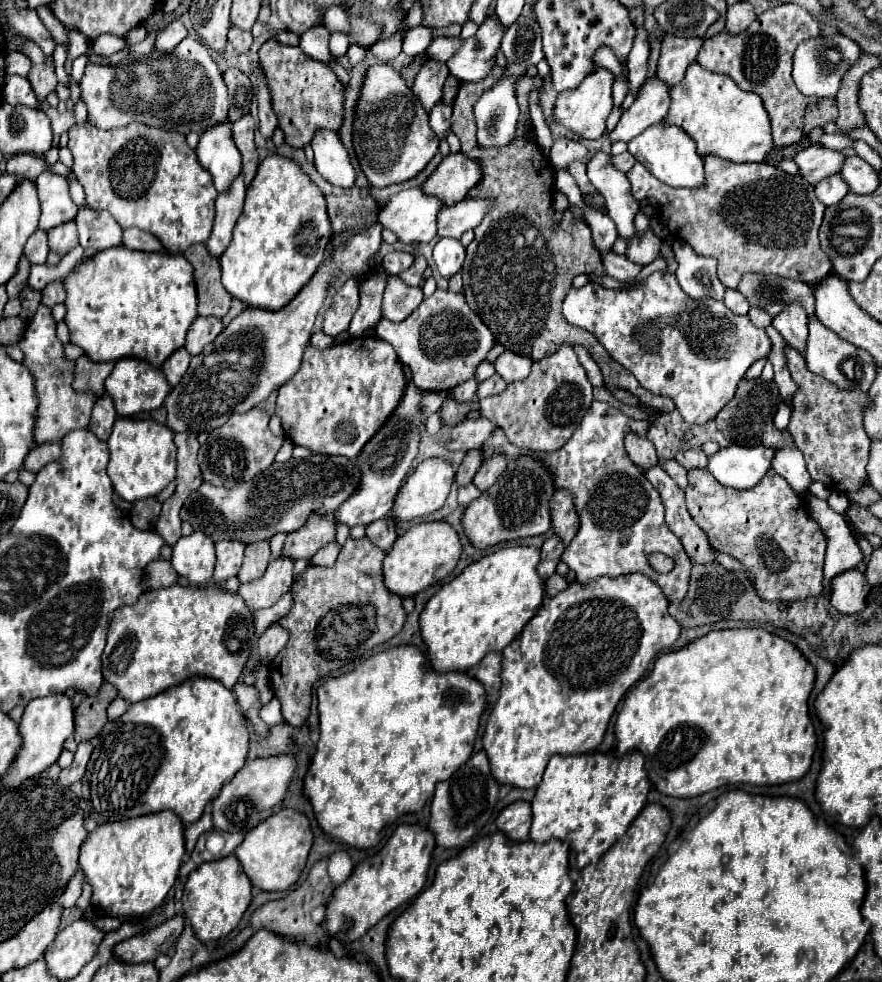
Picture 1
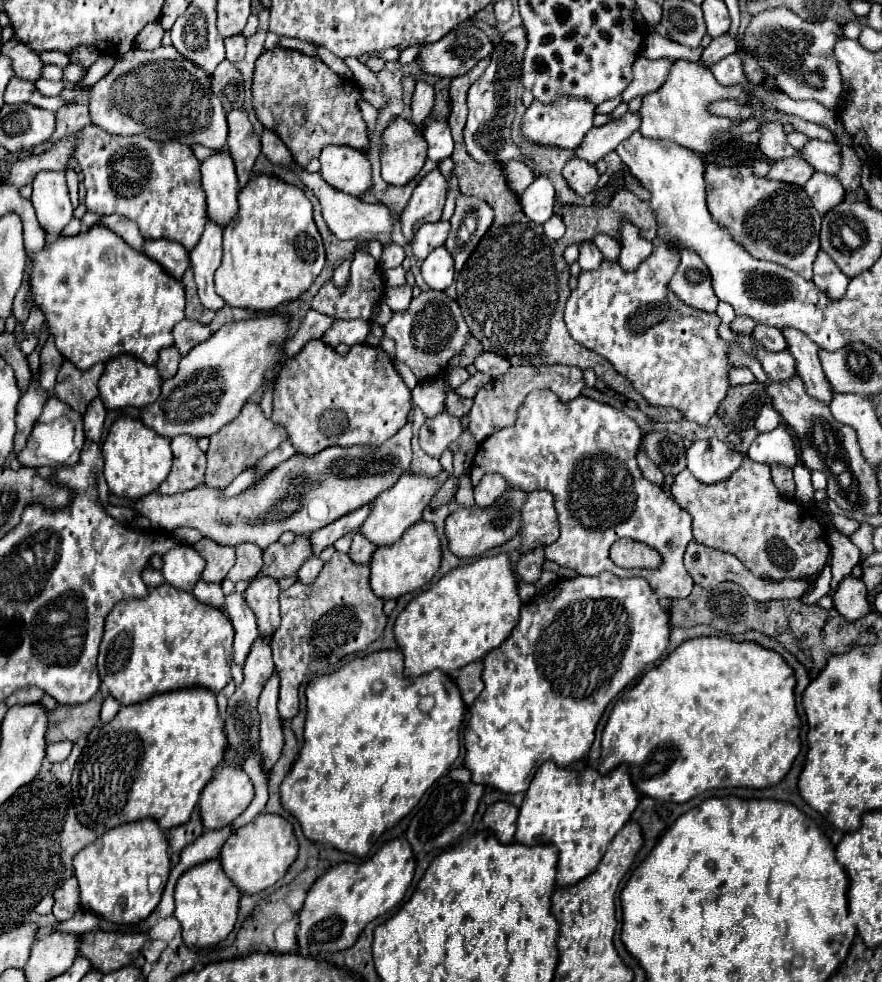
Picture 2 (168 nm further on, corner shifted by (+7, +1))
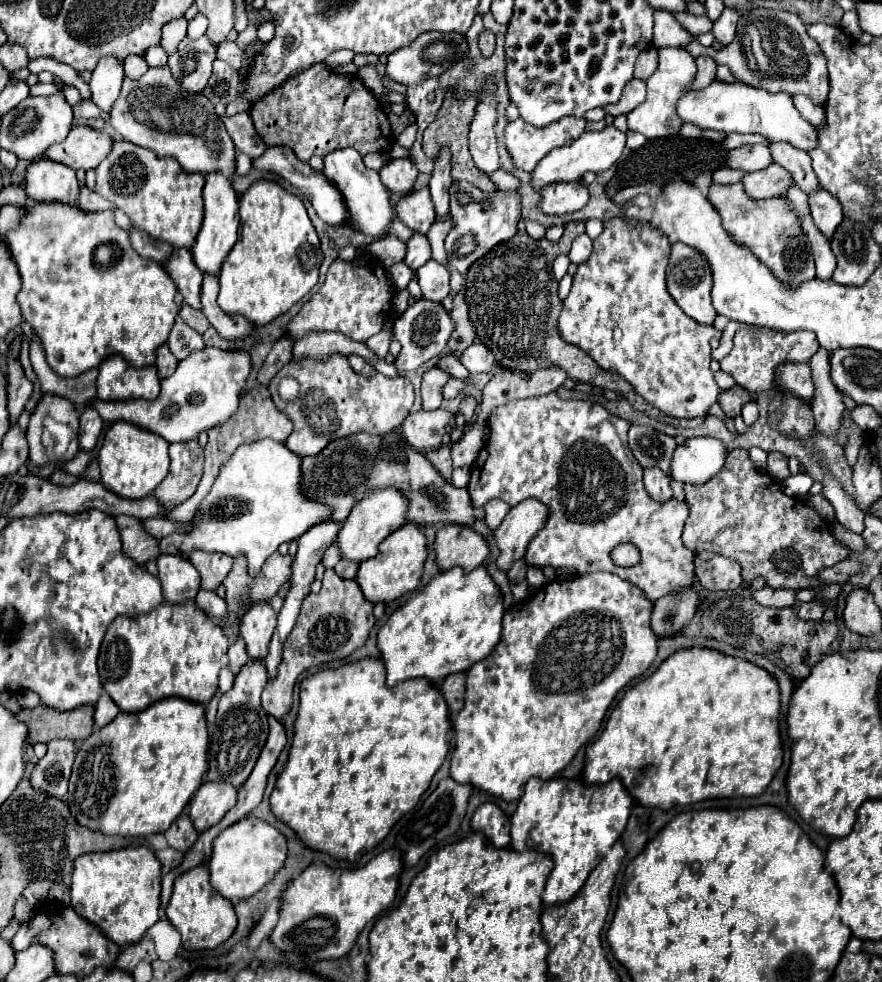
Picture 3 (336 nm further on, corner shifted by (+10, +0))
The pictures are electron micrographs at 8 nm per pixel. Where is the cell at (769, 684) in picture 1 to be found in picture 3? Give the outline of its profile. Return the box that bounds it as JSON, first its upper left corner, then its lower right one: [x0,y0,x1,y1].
[583,647,783,811]

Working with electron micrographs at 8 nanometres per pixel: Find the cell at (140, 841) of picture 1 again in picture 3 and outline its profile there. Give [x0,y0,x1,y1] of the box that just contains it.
[71,845,161,945]

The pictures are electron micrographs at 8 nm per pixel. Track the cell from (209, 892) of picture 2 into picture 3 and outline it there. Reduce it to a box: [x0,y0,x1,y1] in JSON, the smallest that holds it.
[165,865,237,951]

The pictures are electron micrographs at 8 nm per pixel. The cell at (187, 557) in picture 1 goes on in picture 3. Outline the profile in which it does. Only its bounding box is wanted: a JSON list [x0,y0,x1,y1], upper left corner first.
[157,553,201,605]

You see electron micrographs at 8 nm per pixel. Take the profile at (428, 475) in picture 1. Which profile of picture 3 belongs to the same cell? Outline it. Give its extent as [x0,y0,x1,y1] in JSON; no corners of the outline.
[335,489,407,563]

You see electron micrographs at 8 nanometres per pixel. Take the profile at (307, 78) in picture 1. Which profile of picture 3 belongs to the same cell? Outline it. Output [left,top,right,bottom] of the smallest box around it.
[251,63,393,161]

